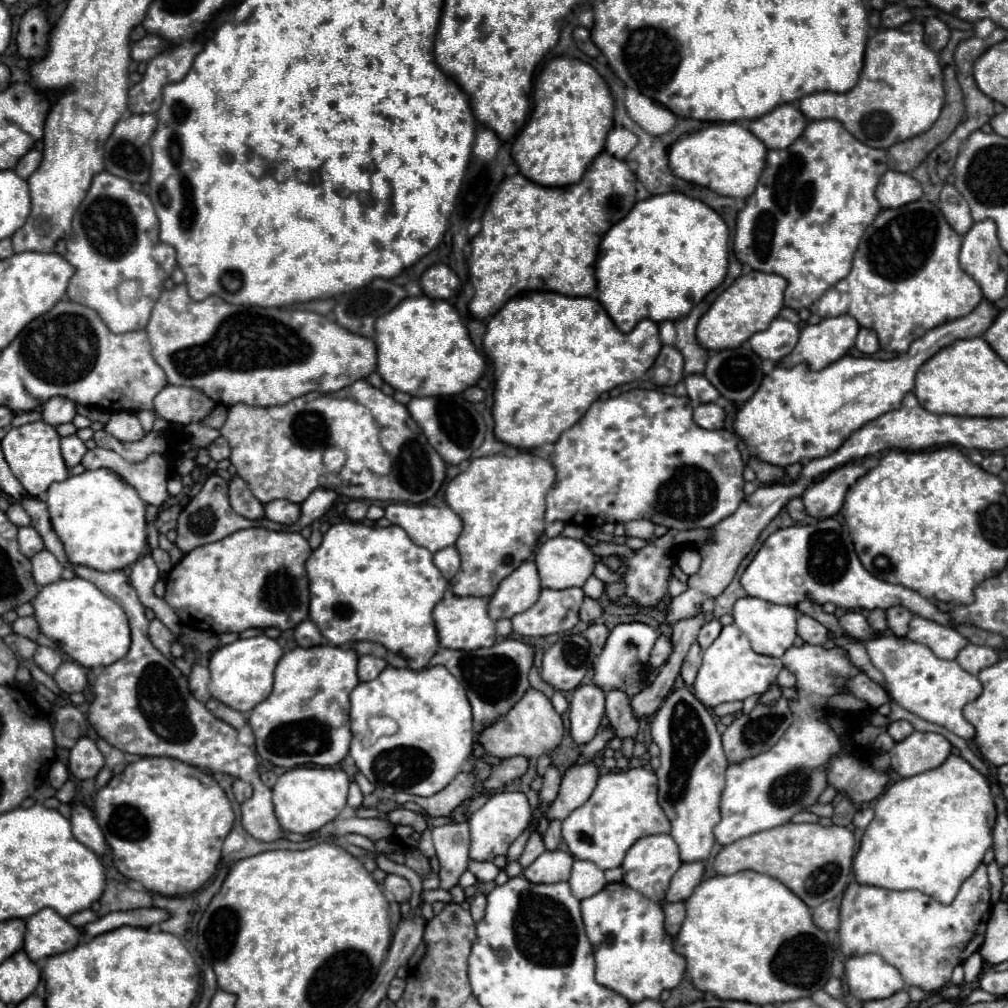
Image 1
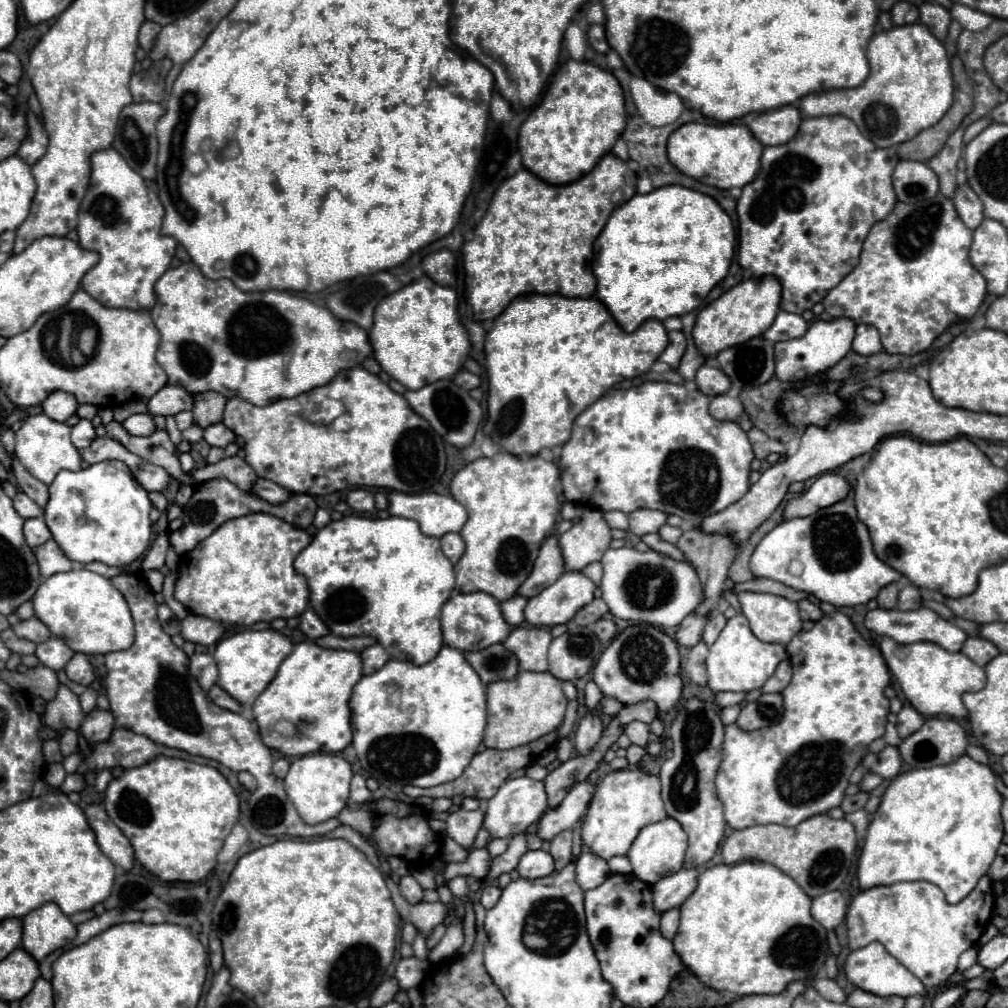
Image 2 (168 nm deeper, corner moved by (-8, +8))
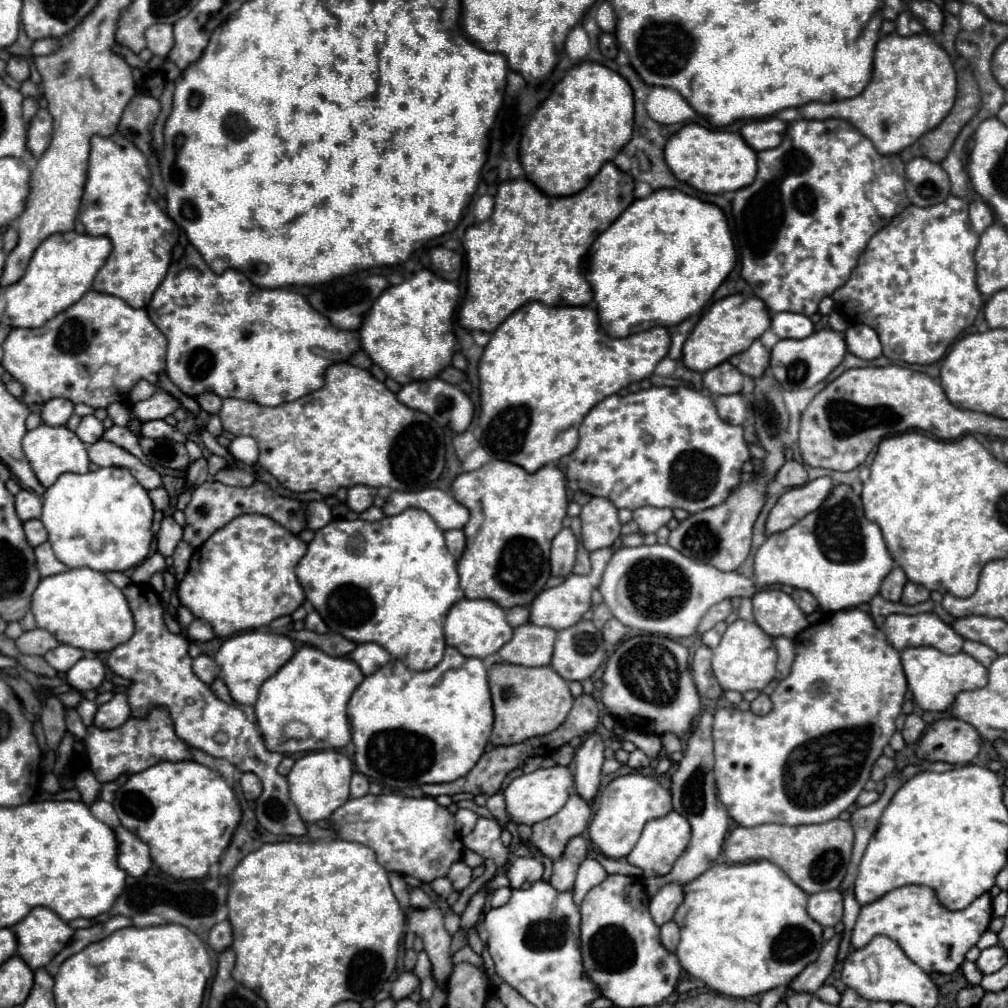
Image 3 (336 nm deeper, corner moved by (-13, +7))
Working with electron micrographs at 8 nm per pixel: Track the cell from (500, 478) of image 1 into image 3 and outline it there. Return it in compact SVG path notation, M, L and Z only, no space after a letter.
M492 460L474 472L464 472L456 476L456 480L452 482L452 494L470 512L470 520L464 526L466 550L458 560L460 588L464 590L466 598L492 600L504 610L514 606L530 606L550 578L550 544L554 536L562 530L562 520L566 516L568 496L566 480L560 468L548 464L534 474L528 474L516 464Z

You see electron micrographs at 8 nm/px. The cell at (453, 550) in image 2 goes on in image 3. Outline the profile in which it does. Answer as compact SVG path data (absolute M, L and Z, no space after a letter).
M446 530L444 532L444 538L446 538L446 546L452 552L452 556L454 558L460 558L462 552L464 552L464 544L466 544L464 532L462 530Z

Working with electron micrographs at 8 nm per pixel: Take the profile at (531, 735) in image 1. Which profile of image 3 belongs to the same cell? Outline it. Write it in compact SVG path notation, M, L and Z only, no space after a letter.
M496 662L488 672L488 680L494 704L494 730L490 738L494 746L518 744L528 738L554 732L566 720L574 702L568 682L550 666L528 668L508 662Z

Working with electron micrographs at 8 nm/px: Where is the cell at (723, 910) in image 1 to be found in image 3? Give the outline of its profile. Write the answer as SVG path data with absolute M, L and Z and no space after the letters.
M768 860L748 864L714 864L682 890L684 902L674 914L674 922L680 928L680 942L676 948L678 962L692 978L702 980L716 992L734 998L750 998L772 988L784 988L820 954L824 944L822 926L806 912L808 896Z

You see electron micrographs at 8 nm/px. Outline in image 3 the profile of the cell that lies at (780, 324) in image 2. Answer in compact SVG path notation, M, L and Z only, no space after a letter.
M780 312L772 318L772 332L780 338L806 338L814 332L814 324L804 314Z

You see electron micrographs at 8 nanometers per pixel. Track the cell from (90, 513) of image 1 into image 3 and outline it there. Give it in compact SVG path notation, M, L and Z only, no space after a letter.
M98 468L86 474L62 474L42 494L42 524L48 530L48 542L56 552L56 558L68 568L88 566L98 572L124 572L136 568L148 558L152 544L152 514L154 506L148 492L134 480L126 468Z

